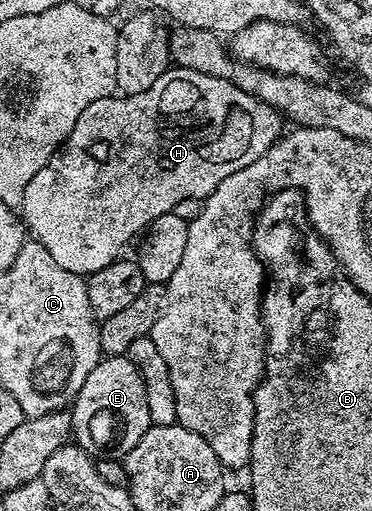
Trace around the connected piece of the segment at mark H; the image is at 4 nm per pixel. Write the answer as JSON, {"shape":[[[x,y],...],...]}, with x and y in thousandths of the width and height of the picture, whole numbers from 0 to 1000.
{"shape":[[[457,129],[390,180],[360,186],[328,184],[323,190],[301,184],[245,198],[245,205],[234,205],[234,213],[223,213],[223,221],[212,221],[212,237],[202,237],[202,252],[191,252],[175,278],[153,290],[153,301],[132,309],[126,323],[116,323],[116,331],[105,331],[105,339],[94,339],[94,346],[83,346],[83,362],[73,362],[73,378],[62,378],[62,401],[51,407],[51,421],[75,458],[97,474],[116,477],[126,495],[137,495],[137,503],[148,503],[148,513],[169,519],[169,526],[220,542],[253,538],[258,530],[277,526],[277,519],[298,519],[306,507],[333,493],[325,489],[355,472],[358,460],[376,462],[401,436],[417,432],[417,425],[457,419],[473,407],[465,403],[484,389],[530,389],[527,393],[559,389],[562,380],[589,362],[589,354],[621,346],[621,339],[632,339],[642,331],[675,323],[675,315],[707,307],[707,299],[718,295],[723,286],[755,270],[761,262],[755,241],[761,243],[761,227],[745,211],[728,207],[726,202],[710,202],[696,190],[642,174],[621,159],[610,159],[599,151],[535,143],[511,131]]]}

